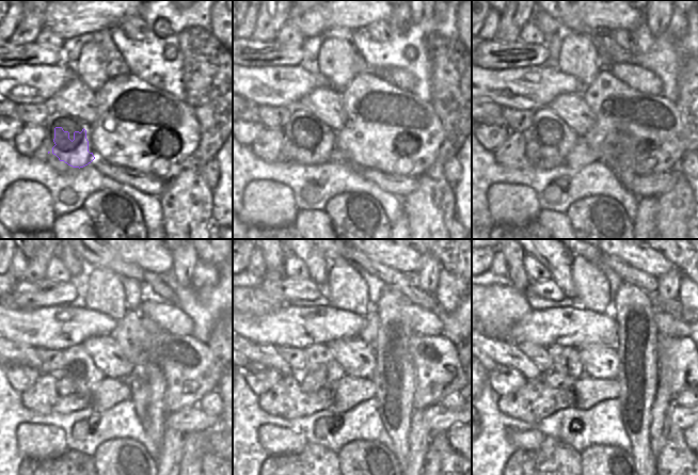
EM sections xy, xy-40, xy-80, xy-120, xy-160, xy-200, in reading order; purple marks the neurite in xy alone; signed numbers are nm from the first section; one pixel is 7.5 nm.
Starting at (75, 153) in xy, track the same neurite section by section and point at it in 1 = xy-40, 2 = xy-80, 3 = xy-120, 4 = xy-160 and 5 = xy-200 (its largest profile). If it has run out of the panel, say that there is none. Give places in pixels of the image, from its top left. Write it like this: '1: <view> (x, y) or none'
1: xy-40 (308, 145)
2: xy-80 (543, 145)
3: xy-120 (67, 383)
4: xy-160 (307, 380)
5: xy-200 (553, 379)

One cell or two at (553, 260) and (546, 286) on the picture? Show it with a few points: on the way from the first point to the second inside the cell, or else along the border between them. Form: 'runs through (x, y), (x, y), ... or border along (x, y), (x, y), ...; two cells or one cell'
border along (551, 278), (565, 297); two cells

